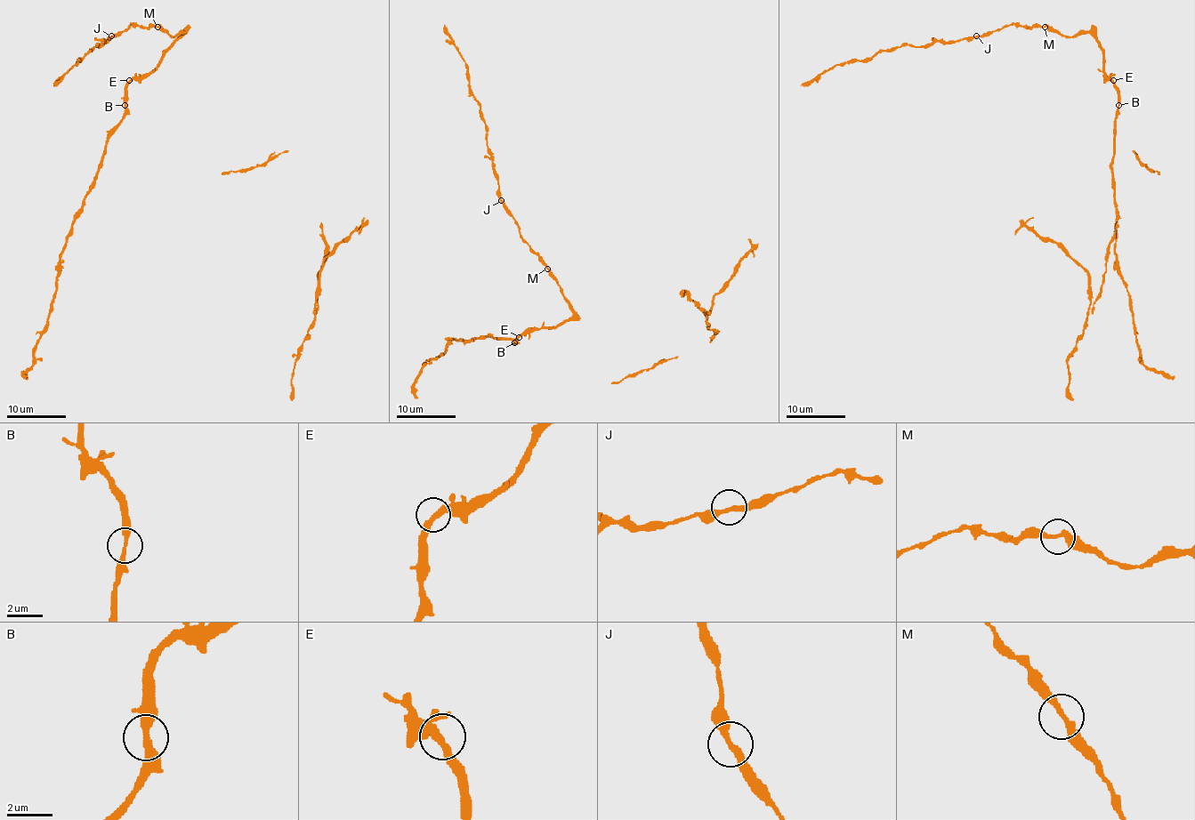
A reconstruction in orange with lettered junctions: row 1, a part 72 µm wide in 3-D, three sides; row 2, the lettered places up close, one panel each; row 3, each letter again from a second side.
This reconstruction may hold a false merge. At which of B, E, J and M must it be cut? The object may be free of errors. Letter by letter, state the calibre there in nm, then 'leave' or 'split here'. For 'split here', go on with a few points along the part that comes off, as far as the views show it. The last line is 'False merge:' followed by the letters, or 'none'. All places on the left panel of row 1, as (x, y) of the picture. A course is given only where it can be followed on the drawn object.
B: 320 nm | leave
E: 320 nm | leave
J: 280 nm | leave
M: 280 nm | leave
False merge: none

